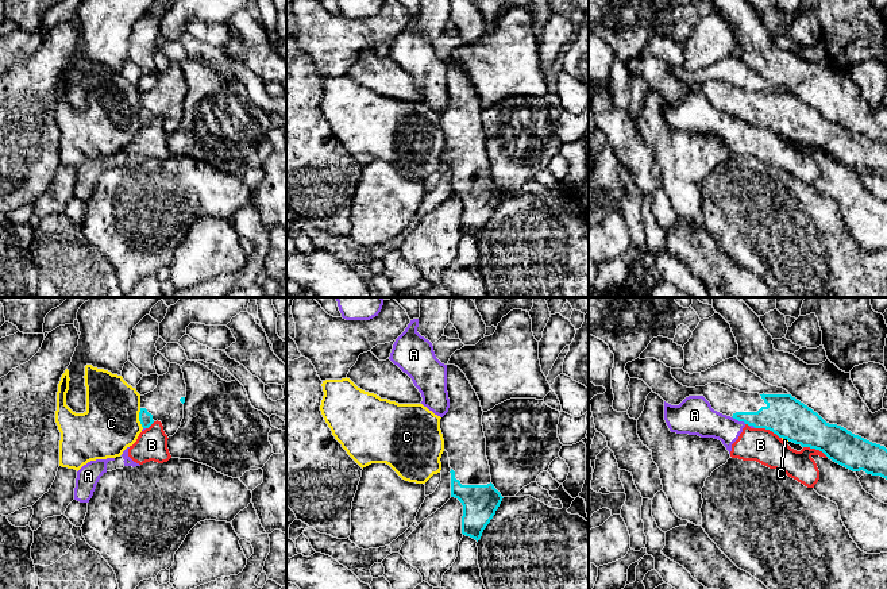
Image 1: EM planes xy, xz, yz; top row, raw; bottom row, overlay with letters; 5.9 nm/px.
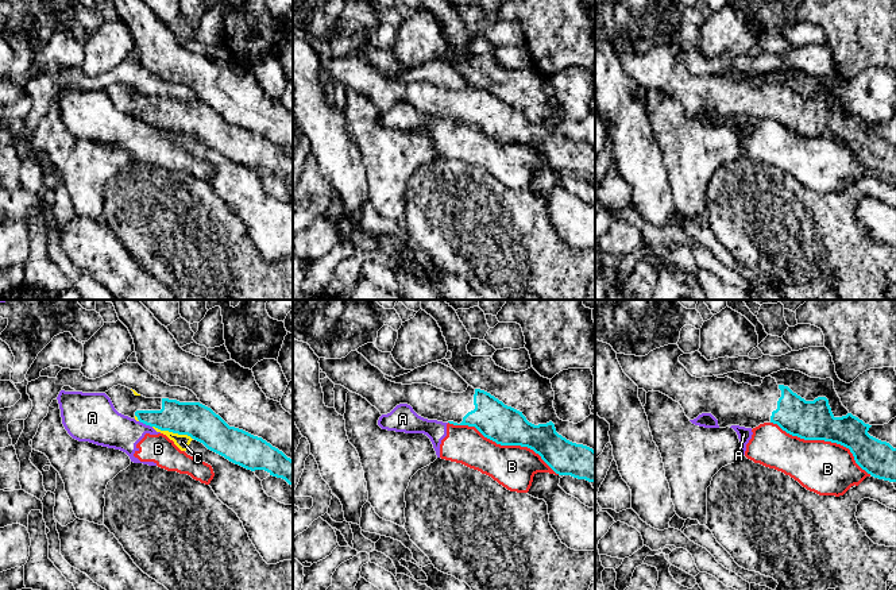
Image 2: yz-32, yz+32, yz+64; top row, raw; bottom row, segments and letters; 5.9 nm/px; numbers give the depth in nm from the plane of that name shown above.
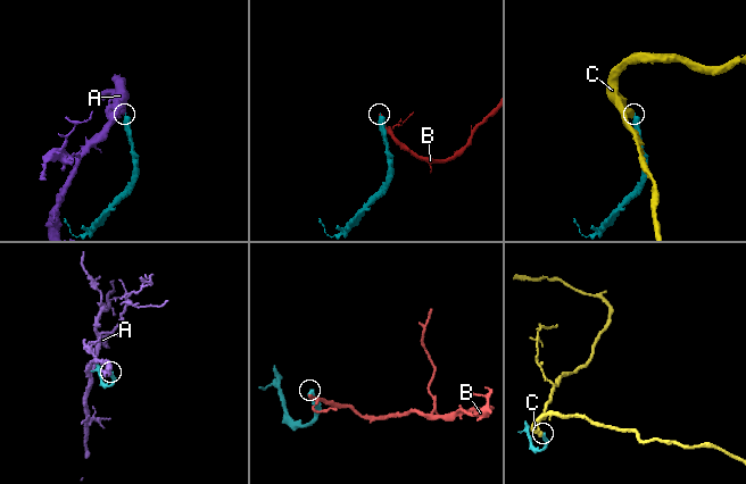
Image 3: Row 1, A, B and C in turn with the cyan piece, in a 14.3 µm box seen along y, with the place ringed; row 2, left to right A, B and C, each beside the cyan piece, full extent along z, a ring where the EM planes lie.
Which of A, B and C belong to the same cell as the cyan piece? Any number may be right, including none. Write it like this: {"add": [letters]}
{"add": []}

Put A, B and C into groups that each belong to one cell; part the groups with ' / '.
A B / C

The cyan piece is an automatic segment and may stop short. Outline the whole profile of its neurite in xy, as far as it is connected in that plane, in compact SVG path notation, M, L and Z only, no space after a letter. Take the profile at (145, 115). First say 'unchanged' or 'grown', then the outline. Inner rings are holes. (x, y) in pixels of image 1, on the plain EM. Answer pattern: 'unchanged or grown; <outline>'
grown; M170 61L169 69L158 74L157 85L140 93L139 119L149 126L154 119L161 119L165 131L173 134L184 116L186 81L180 62Z

